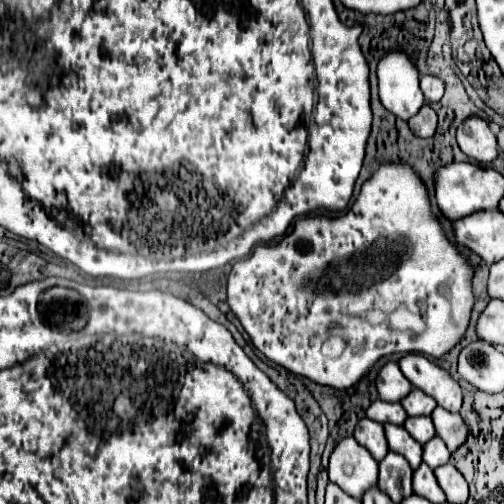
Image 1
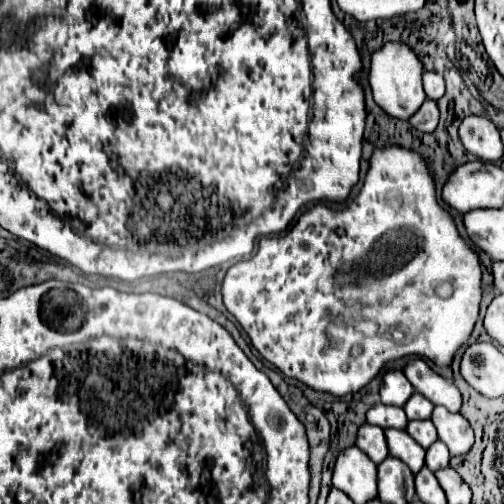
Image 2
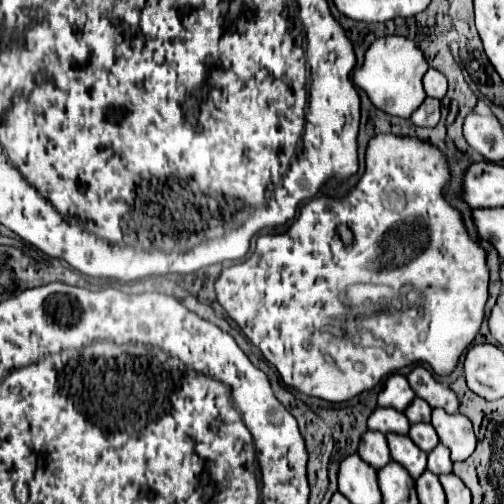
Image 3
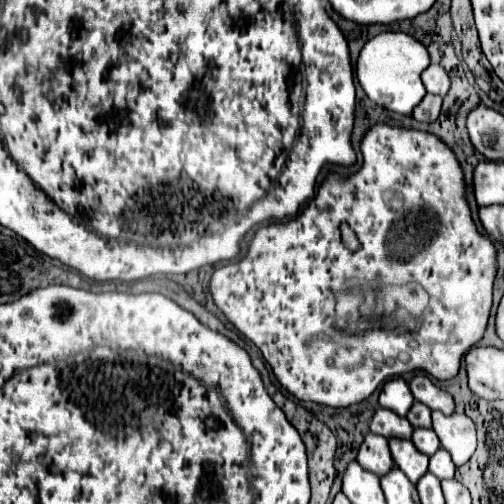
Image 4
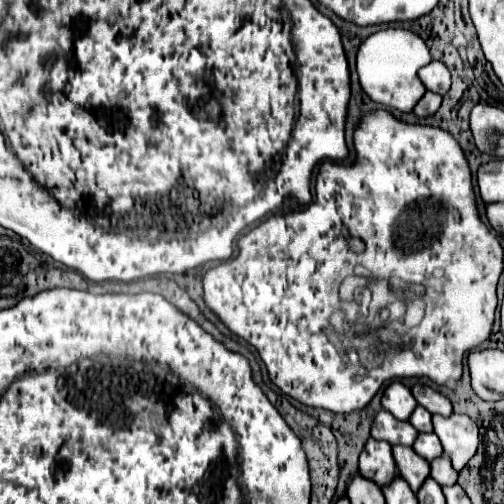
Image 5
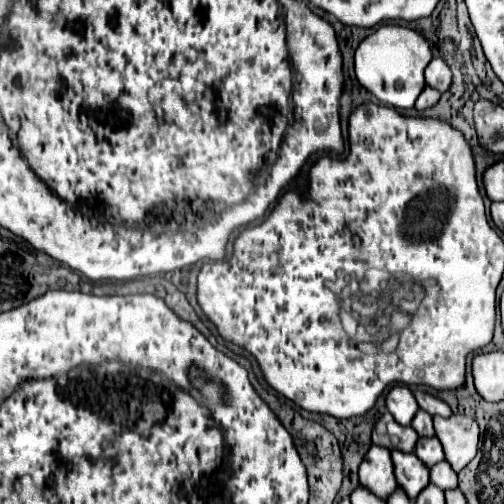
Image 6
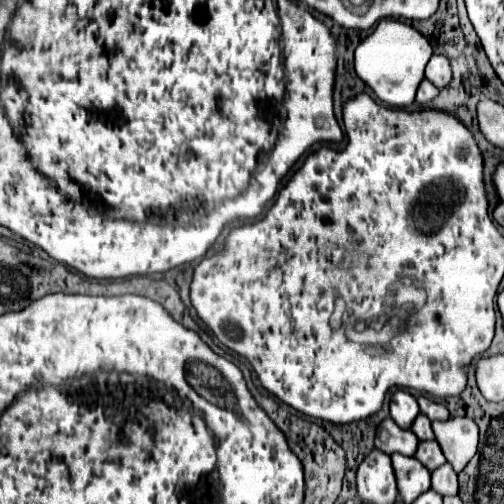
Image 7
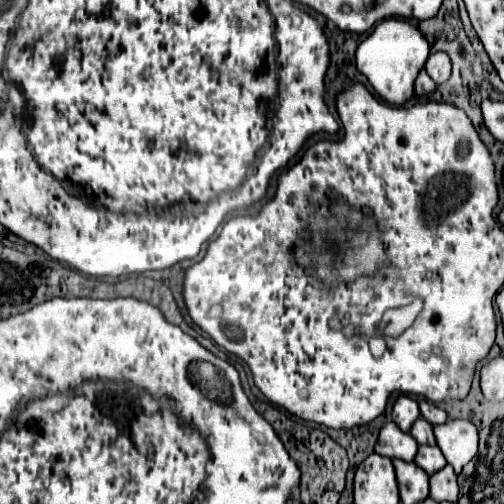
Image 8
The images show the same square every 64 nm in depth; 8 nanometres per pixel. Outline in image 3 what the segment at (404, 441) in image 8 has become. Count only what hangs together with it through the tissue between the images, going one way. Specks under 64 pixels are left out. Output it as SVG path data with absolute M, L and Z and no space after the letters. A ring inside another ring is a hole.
M376 408L370 418L368 418L368 428L380 430L382 434L386 432L398 432L398 434L408 434L410 422L404 416L404 412L398 412L396 408Z

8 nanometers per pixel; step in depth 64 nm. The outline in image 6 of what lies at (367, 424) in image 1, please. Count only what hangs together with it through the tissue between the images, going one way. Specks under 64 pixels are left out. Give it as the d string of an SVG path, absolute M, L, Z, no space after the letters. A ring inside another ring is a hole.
M376 444L370 446L360 464L360 482L380 498L388 498L388 494L394 492L398 484L394 478L394 464L388 448Z

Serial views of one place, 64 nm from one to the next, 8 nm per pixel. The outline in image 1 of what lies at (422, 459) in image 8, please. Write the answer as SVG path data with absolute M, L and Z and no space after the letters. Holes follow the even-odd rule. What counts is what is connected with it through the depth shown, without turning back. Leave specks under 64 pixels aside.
M410 416L404 422L404 428L412 434L412 438L416 438L420 444L426 444L436 432L434 432L434 424L430 416Z

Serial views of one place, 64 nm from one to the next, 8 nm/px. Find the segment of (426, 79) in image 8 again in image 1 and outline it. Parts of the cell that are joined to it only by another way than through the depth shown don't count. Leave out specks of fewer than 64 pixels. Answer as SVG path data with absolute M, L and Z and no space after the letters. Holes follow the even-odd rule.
M424 104L420 112L408 120L408 126L416 136L432 138L436 130L436 112L428 104Z

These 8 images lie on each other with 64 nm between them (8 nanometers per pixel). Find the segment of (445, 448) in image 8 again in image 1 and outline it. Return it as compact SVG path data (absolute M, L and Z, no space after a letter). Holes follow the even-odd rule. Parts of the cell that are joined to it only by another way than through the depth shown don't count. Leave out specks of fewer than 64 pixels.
M440 406L434 408L434 412L430 414L430 418L434 420L436 426L436 434L444 440L444 444L448 446L448 450L456 450L460 444L464 444L466 440L466 426L464 420L460 418L460 414L452 414Z

